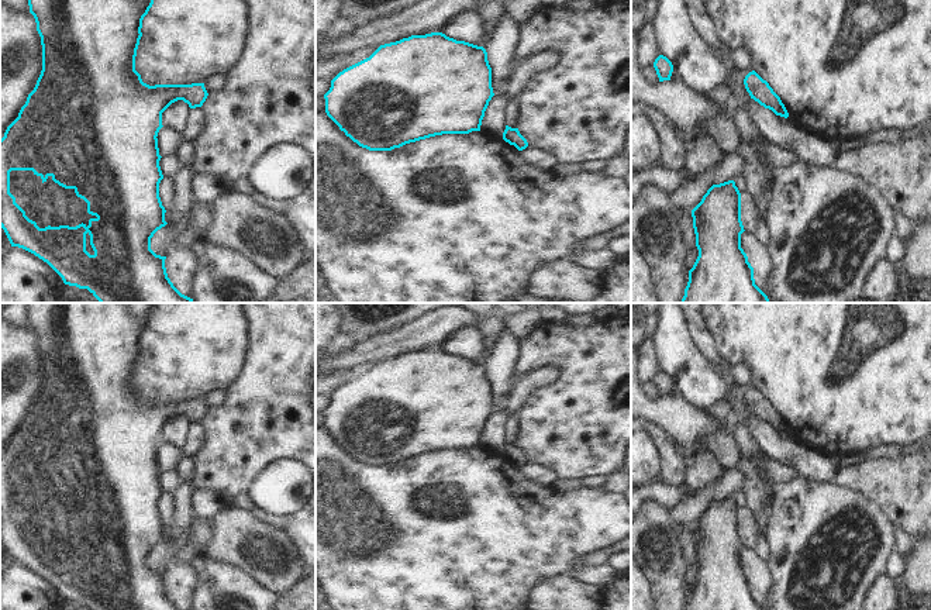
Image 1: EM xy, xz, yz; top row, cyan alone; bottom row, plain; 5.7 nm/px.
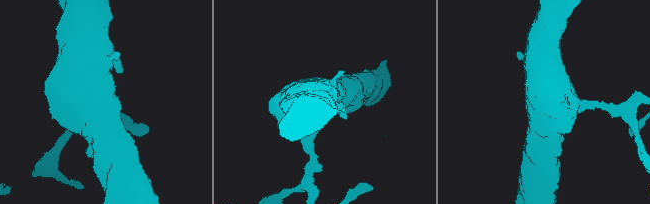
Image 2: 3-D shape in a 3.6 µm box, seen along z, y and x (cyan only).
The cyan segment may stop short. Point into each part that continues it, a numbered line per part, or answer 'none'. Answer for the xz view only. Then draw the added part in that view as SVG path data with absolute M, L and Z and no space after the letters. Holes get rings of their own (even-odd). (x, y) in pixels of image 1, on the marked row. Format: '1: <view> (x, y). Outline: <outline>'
none.

